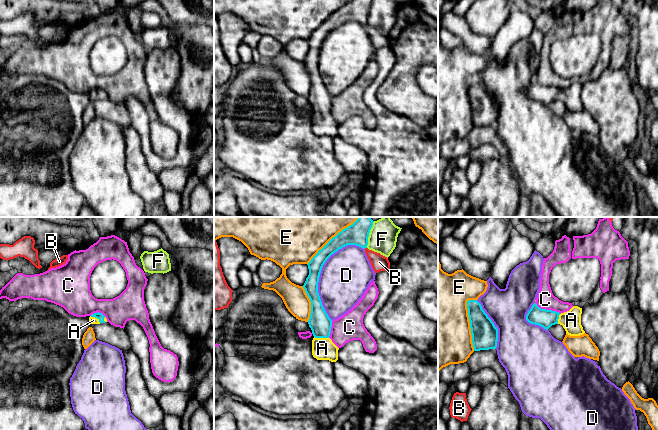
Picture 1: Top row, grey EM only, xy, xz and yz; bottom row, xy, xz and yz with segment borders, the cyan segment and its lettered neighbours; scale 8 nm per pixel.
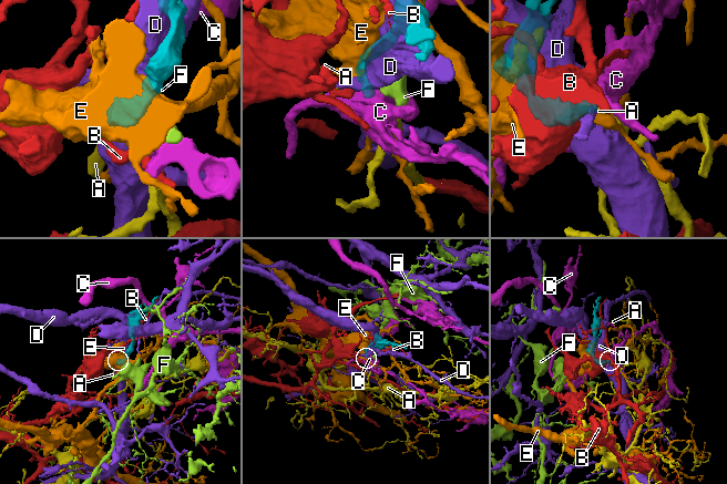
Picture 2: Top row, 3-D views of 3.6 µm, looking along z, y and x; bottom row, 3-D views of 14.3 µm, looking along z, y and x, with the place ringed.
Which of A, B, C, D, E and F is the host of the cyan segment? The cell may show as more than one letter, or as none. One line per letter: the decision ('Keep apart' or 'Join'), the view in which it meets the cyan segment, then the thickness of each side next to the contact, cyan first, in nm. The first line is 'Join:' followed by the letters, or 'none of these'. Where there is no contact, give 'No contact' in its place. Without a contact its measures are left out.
Join: A
A: Join. Touches cyan in xz. Thickness 170 nm (cyan) against 180 nm
B: Keep apart. Touches cyan in xz. Thickness 180 nm (cyan) against 130 nm
C: Keep apart. Touches cyan in yz. Thickness 140 nm (cyan) against 150 nm
D: Keep apart. Touches cyan in xz. Thickness 110 nm (cyan) against 400 nm
E: Keep apart. Touches cyan in yz. Thickness 200 nm (cyan) against 500 nm
F: Keep apart. Touches cyan in xz. Thickness 180 nm (cyan) against 220 nm

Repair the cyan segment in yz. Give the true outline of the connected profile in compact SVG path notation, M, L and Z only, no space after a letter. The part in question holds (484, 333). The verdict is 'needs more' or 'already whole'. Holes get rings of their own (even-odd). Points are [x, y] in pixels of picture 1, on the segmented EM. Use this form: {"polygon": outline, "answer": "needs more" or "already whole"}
{"polygon": "M477 300L467 301L474 351L496 349L498 329Z", "answer": "already whole"}

